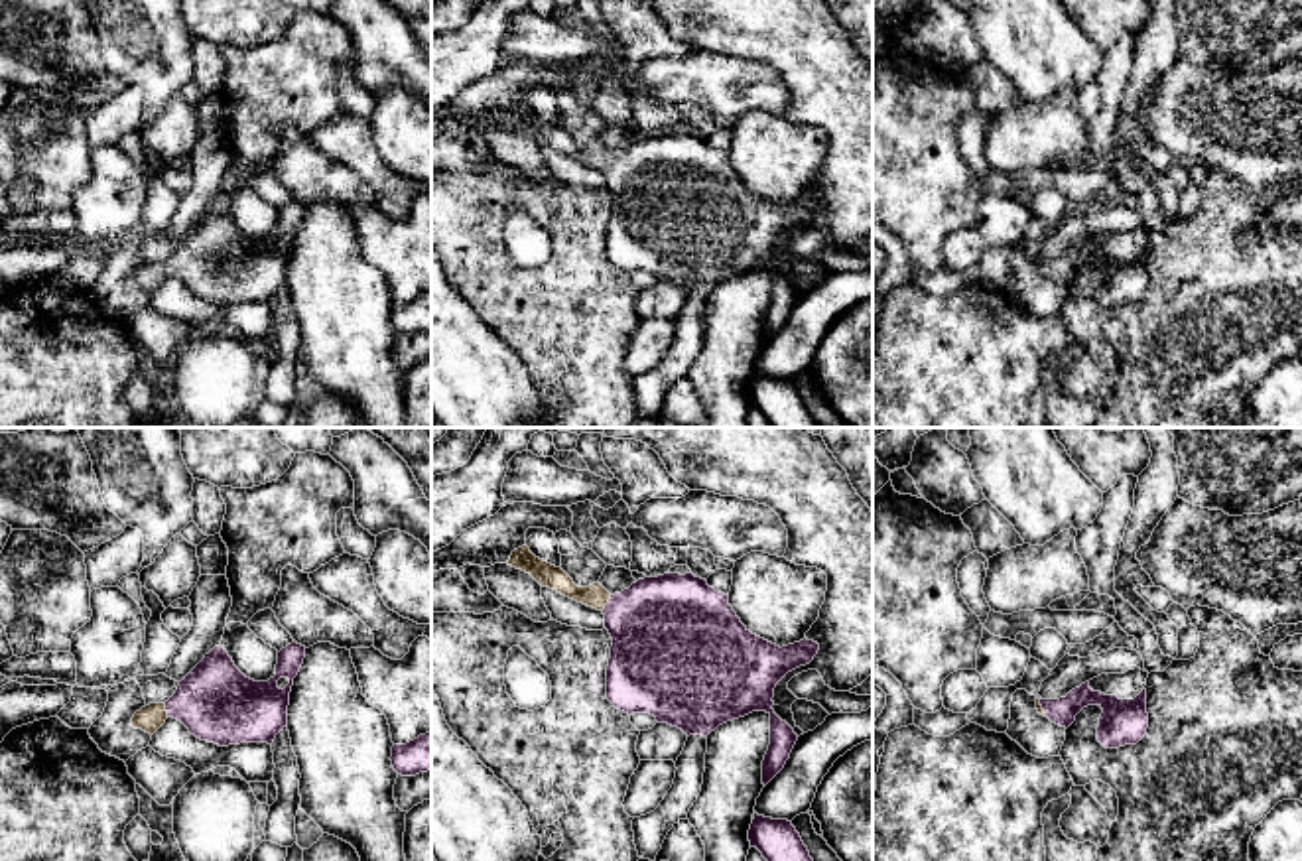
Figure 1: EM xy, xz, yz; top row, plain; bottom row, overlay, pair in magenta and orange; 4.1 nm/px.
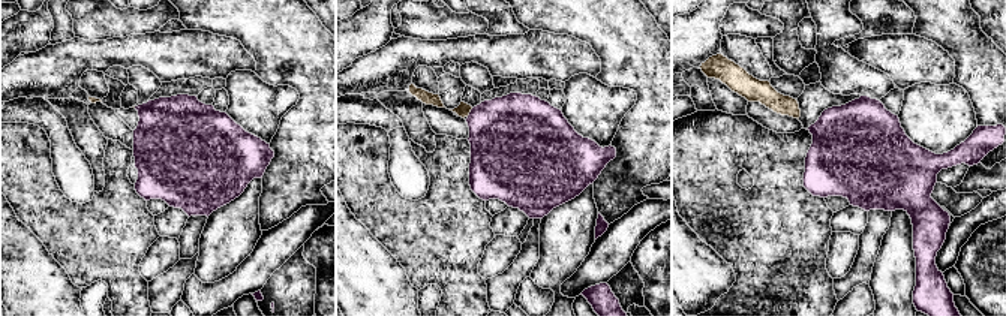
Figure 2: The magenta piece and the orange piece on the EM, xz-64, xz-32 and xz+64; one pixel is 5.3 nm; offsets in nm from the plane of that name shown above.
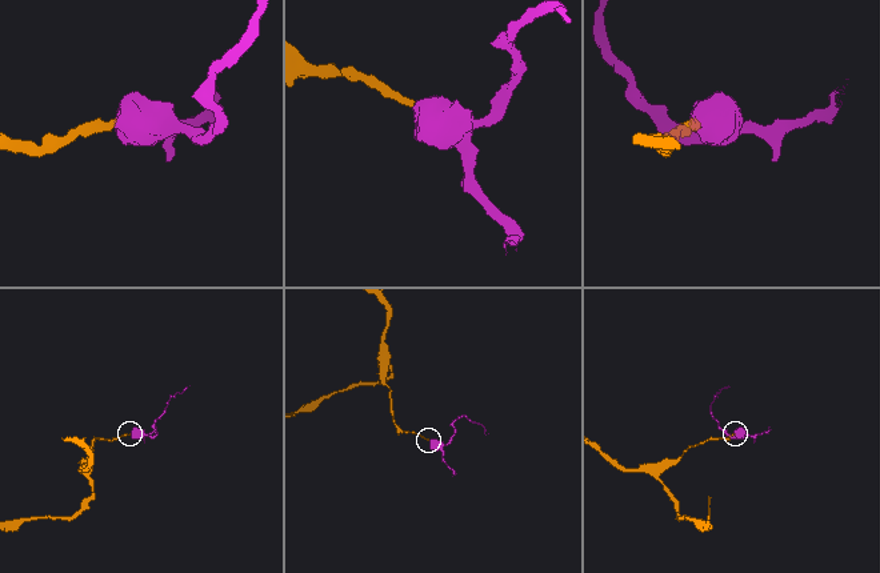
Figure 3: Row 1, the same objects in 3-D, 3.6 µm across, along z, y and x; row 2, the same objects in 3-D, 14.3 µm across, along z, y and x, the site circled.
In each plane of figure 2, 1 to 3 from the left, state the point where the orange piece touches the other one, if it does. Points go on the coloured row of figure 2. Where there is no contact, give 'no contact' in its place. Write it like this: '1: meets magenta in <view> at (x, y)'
1: no contact
2: meets magenta in xz-32 at (470, 113)
3: no contact

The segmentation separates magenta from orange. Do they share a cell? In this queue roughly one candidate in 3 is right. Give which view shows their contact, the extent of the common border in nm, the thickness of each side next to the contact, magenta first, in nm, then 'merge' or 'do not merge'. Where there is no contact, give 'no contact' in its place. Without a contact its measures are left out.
xz | 80 nm | 420/100 nm | merge

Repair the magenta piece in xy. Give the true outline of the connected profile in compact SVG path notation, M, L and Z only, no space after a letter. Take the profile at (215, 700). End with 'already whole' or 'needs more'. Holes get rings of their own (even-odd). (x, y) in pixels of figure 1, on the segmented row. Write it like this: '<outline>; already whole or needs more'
M295 640L278 652L276 676L268 682L246 678L219 644L179 682L165 703L150 703L134 713L132 727L154 735L167 717L181 721L191 735L219 747L268 743L288 727L288 705L293 678L305 658L305 646Z; needs more

